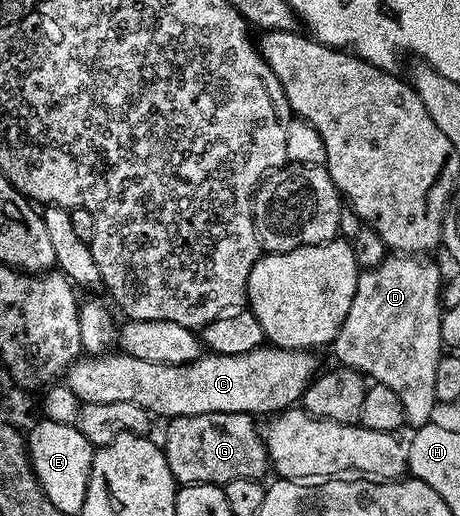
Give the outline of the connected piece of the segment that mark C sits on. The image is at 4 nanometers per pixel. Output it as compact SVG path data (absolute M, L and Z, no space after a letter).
M262 345L255 348L251 353L243 353L242 355L214 355L212 353L202 354L200 359L196 359L193 363L187 363L184 367L179 365L159 365L155 361L139 361L139 357L131 357L124 353L106 353L103 355L91 355L82 357L69 368L67 372L67 386L71 389L71 393L75 393L75 397L79 397L82 403L110 403L111 401L131 401L131 405L139 405L144 411L149 412L150 416L165 415L166 420L178 419L184 415L198 415L199 413L243 413L254 417L272 416L274 413L290 410L302 398L310 383L317 378L319 368L317 368L317 359L312 350L308 351L292 351L291 349L283 349L282 347L274 347L272 345Z

